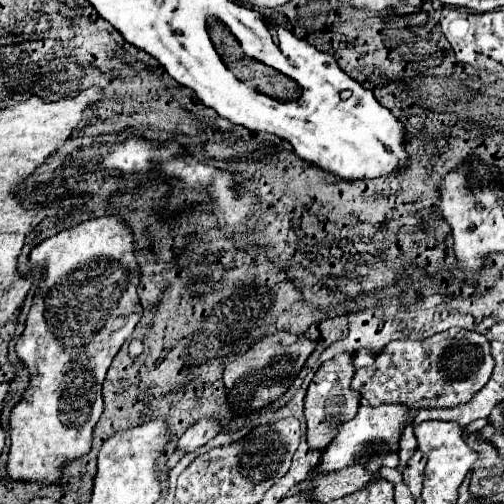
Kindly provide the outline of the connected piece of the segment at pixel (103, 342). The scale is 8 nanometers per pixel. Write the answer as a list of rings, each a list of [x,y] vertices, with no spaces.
[[[97,217],[45,239],[31,251],[29,259],[39,261],[45,273],[39,281],[39,295],[33,299],[25,331],[17,341],[17,355],[31,373],[31,385],[25,391],[25,397],[11,411],[11,451],[7,473],[13,481],[61,485],[61,469],[69,461],[85,455],[85,431],[93,431],[103,413],[101,385],[105,373],[141,319],[141,303],[137,295],[141,273],[133,247],[135,239],[125,221],[117,217]]]

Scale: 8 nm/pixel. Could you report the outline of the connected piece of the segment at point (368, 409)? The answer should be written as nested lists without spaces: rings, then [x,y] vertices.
[[[361,405],[357,415],[351,421],[345,421],[339,425],[339,431],[335,439],[327,445],[327,449],[321,455],[321,465],[315,467],[313,473],[329,473],[329,471],[339,471],[343,467],[349,467],[351,463],[367,463],[375,457],[383,457],[385,453],[393,453],[399,447],[401,439],[401,425],[407,421],[411,411],[407,407],[399,405]]]

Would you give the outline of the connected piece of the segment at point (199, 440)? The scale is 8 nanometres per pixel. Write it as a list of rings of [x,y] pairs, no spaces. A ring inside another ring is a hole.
[[[199,419],[195,425],[191,425],[189,431],[185,431],[177,443],[177,449],[189,453],[199,449],[201,445],[205,445],[209,439],[213,439],[217,433],[221,431],[221,423],[219,419]]]

